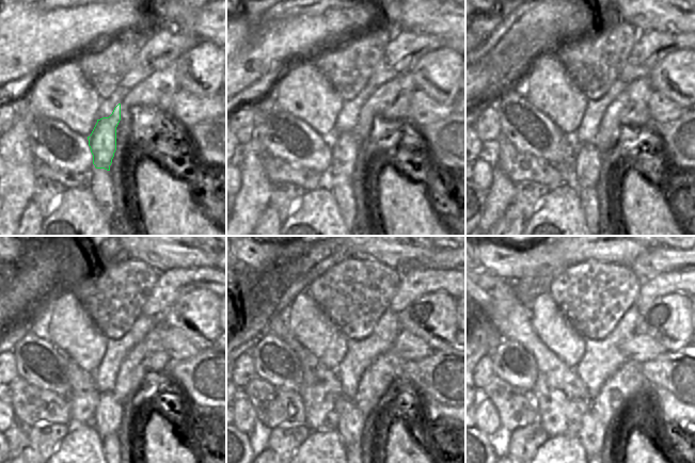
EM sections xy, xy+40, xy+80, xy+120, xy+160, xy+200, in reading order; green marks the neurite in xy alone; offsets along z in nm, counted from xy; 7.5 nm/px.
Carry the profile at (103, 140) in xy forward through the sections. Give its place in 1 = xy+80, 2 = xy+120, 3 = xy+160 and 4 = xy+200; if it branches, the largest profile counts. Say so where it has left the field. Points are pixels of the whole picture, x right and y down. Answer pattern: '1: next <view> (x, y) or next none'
1: next xy+80 (584, 160)
2: next xy+120 (109, 412)
3: next xy+160 (350, 426)
4: next xy+200 (591, 432)

